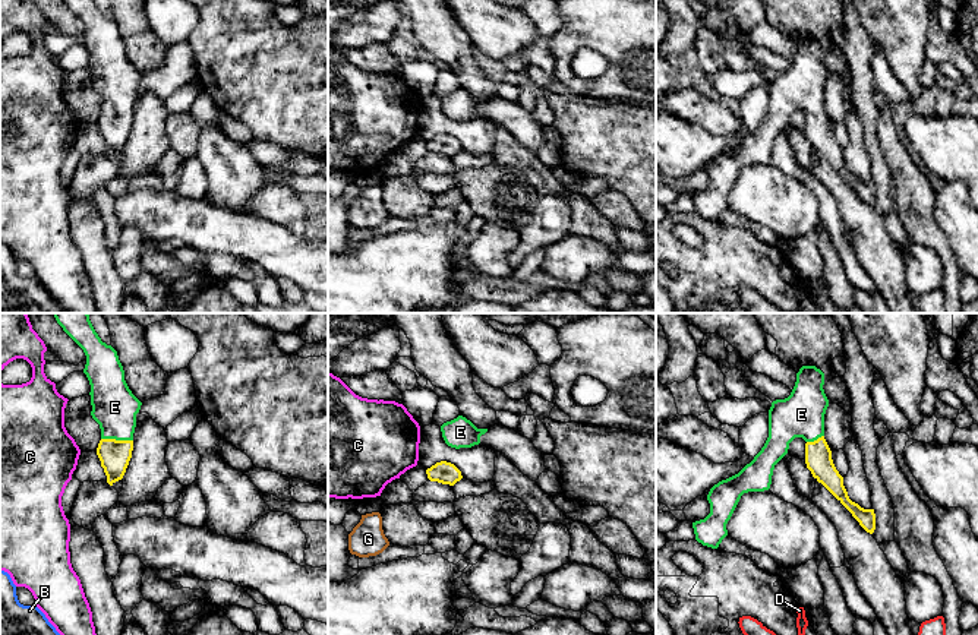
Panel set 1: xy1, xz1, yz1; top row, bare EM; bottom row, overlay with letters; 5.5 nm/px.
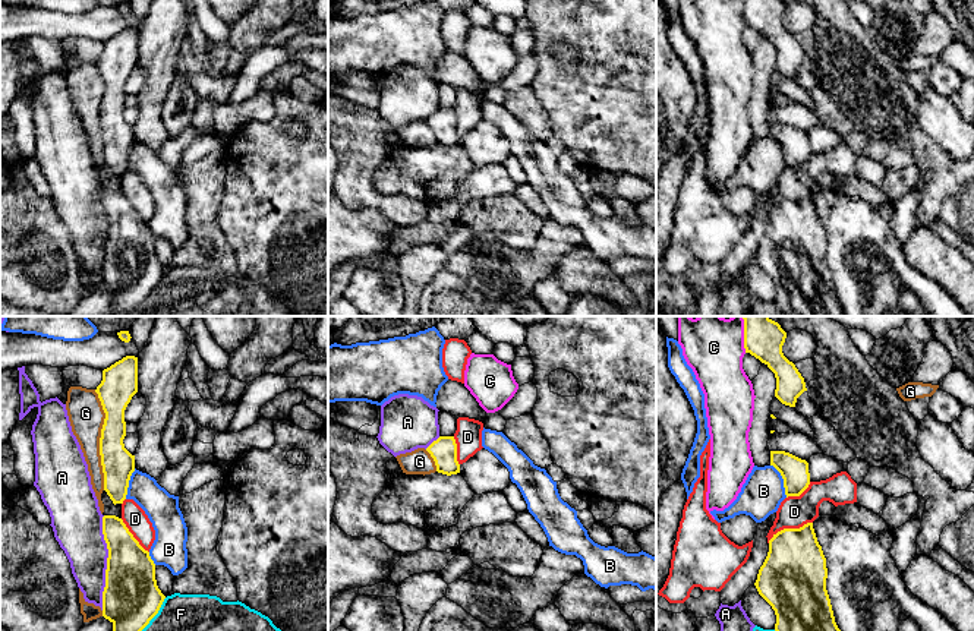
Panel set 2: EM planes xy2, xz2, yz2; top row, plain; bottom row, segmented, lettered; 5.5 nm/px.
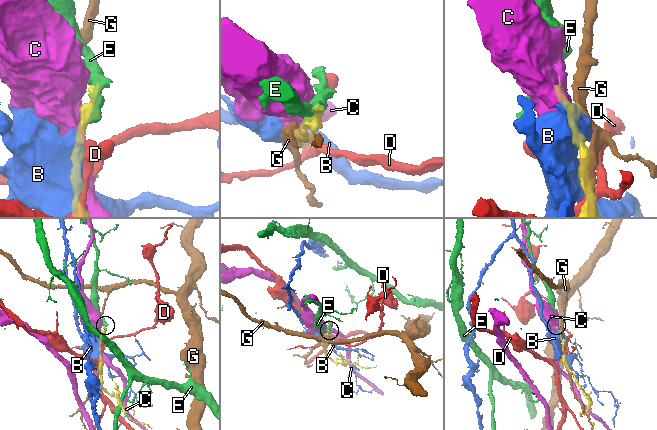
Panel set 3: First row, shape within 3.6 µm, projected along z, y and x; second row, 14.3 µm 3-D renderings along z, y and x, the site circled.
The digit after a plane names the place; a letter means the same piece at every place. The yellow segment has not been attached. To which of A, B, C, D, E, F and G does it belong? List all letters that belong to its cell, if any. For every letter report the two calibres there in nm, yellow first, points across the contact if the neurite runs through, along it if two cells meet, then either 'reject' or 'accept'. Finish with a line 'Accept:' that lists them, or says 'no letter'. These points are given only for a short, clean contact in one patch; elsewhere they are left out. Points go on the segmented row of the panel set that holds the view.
A: calibres 320 and 280 nm; reject
B: calibres 150 and 220 nm; reject
C: calibres 220 and 340 nm; reject
D: calibres 360 and 180 nm; reject
E: calibres 170 and 240 nm; way xy1 (114, 455), (117, 441), (114, 407); accept
F: calibres 320 and 200 nm; reject
G: calibres 180 and 190 nm; reject
Accept: E

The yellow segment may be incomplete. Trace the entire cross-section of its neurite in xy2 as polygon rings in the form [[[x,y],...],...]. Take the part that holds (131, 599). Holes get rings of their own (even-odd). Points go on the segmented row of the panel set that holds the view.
[[[104,515],[103,534],[108,549],[103,616],[113,624],[113,631],[142,631],[158,613],[166,599],[157,586],[155,564],[122,518]]]

